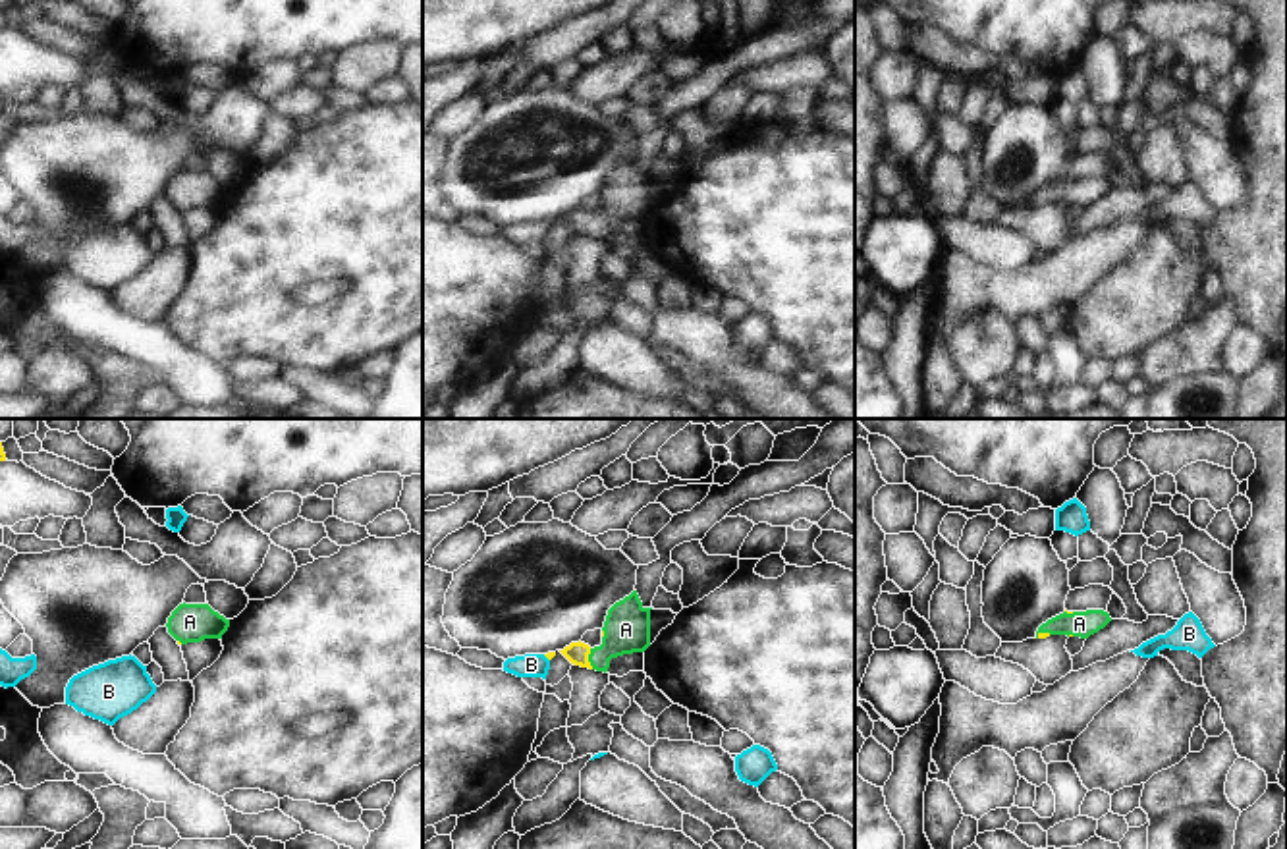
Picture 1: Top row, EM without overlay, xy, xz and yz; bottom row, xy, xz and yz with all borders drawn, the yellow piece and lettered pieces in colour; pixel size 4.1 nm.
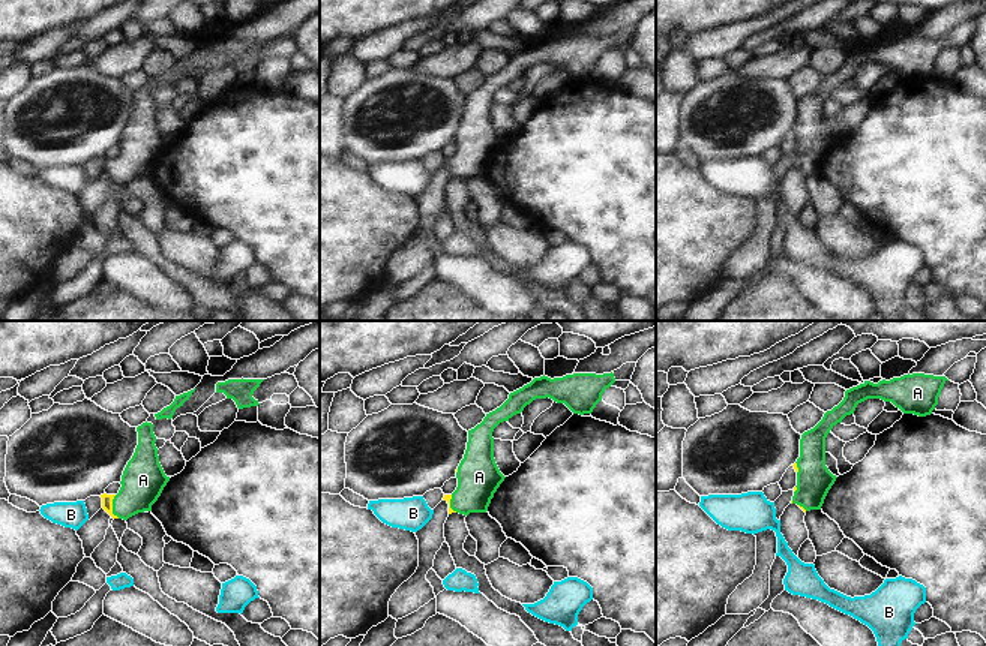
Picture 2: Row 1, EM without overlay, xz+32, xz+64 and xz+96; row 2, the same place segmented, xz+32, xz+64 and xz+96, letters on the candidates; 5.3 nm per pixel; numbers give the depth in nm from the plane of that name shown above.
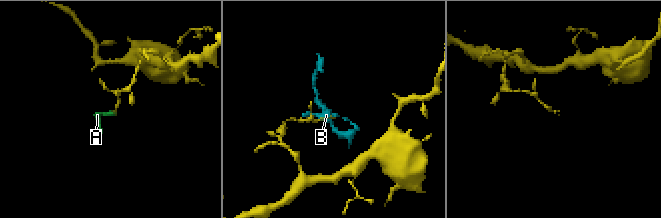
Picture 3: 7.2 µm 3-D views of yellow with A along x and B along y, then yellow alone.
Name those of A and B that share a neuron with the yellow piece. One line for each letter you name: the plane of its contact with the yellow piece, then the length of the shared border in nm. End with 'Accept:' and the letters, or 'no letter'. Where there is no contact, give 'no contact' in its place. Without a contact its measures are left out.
A: xz | 90 nm
Accept: A

